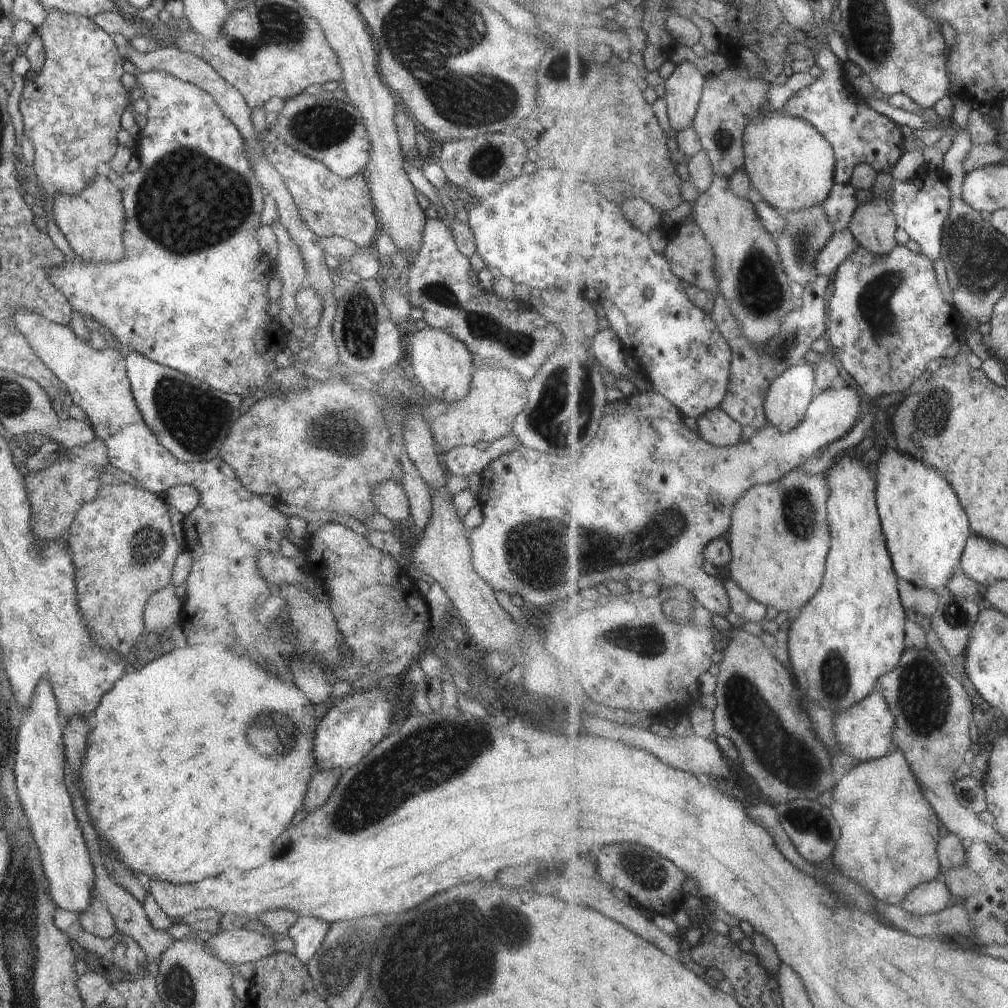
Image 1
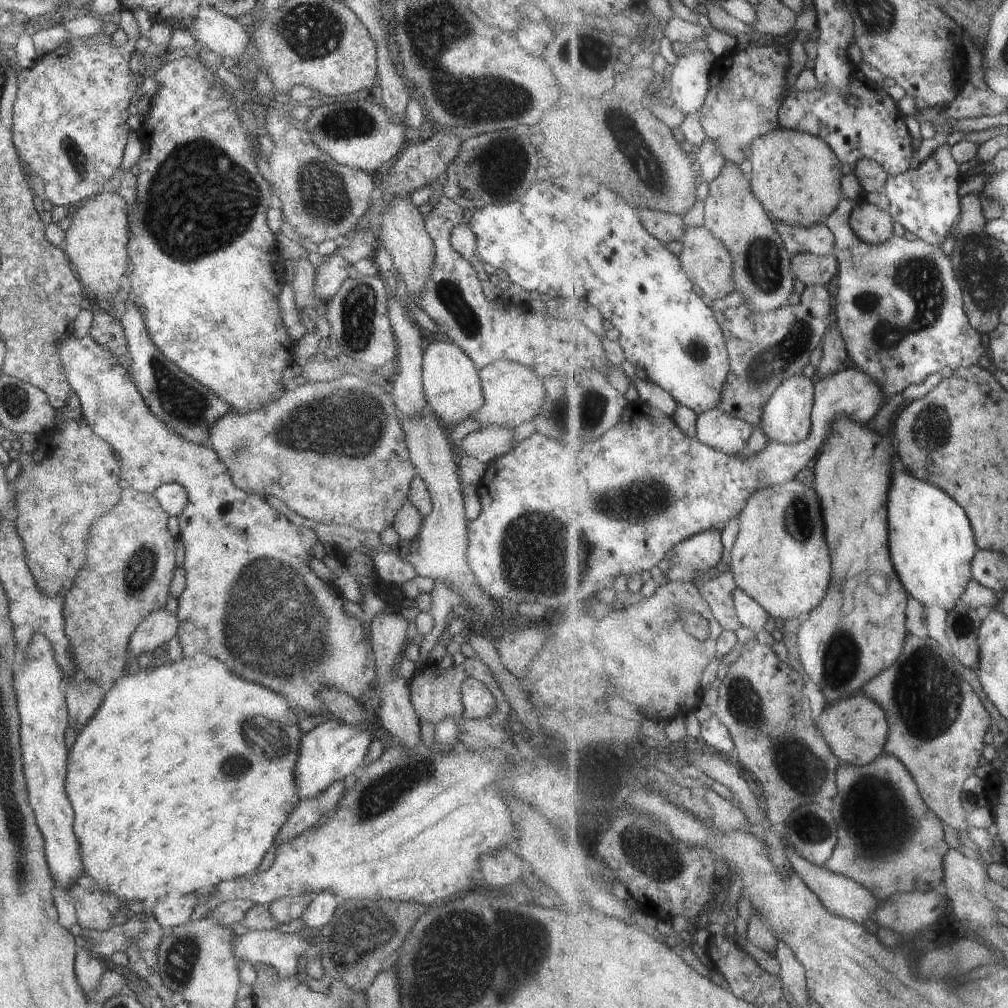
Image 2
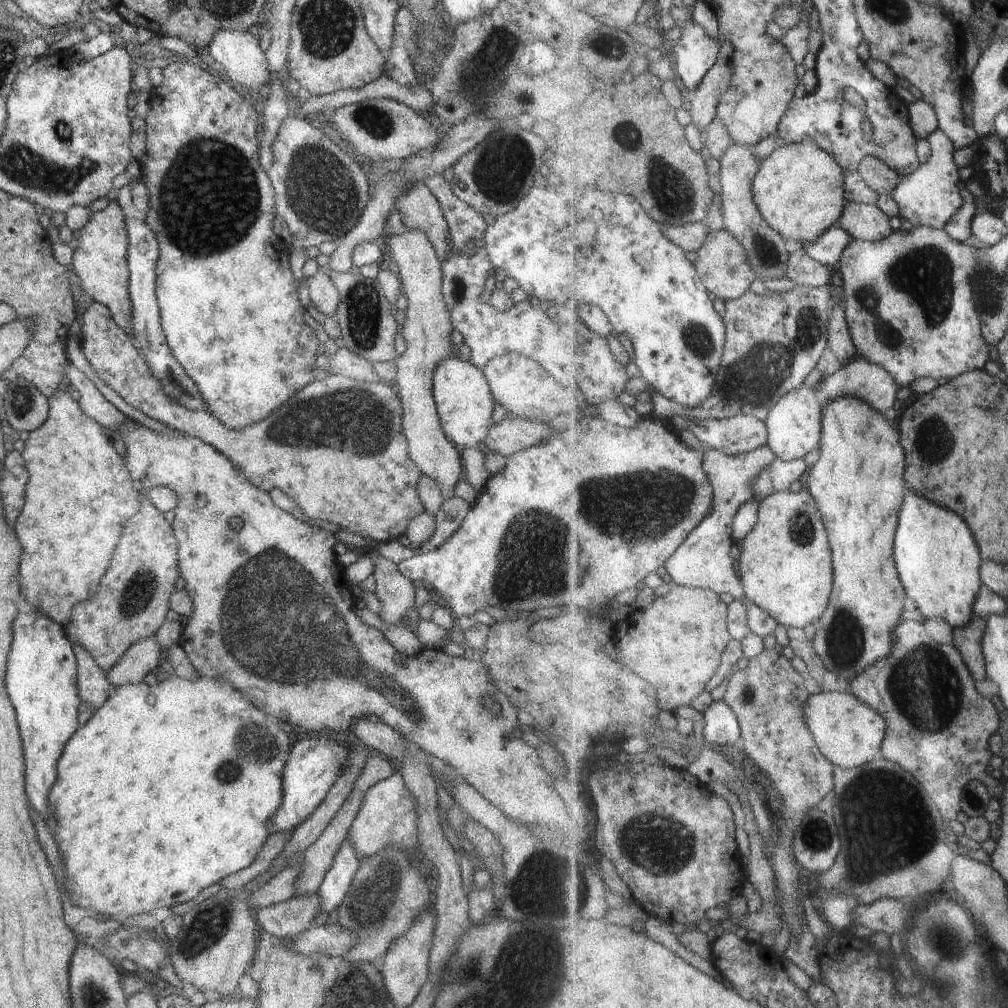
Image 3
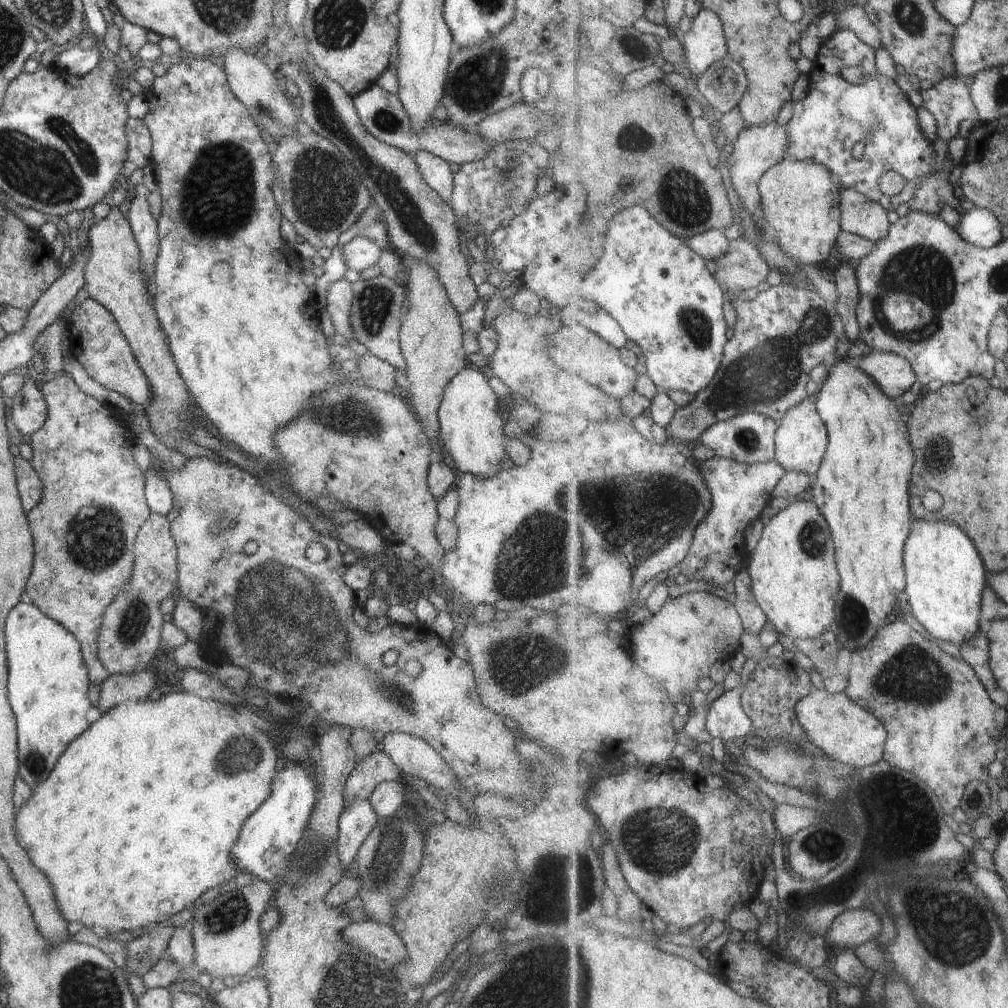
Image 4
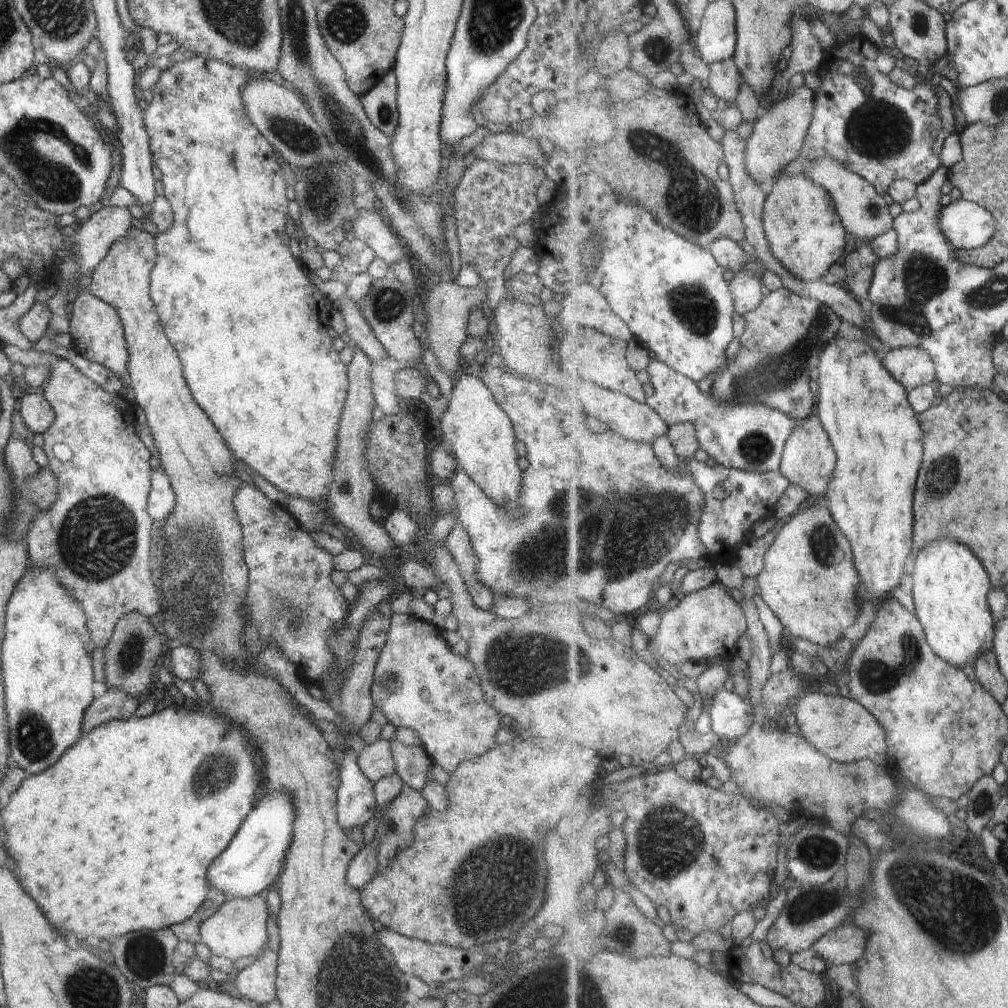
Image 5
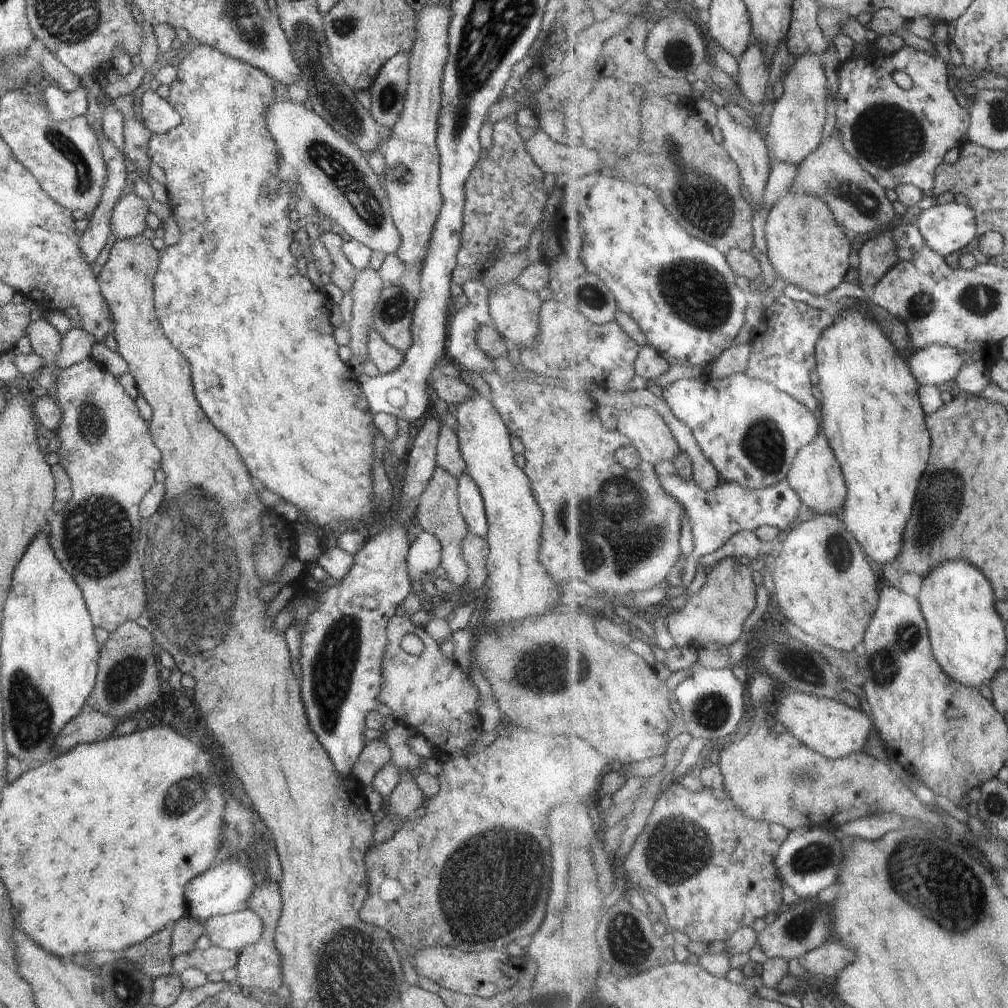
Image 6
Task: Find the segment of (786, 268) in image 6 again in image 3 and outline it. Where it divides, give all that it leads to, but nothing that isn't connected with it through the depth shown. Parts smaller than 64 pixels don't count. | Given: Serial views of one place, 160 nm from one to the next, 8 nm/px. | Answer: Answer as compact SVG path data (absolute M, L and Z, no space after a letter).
M816 143L782 144L764 162L753 182L758 206L792 246L817 243L831 228L840 224L848 207L846 175L842 165Z

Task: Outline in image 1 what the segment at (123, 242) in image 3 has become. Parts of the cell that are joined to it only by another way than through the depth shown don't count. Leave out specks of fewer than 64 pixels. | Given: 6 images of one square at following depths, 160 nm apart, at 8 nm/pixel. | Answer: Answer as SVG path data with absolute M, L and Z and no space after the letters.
M98 174L80 194L71 197L56 193L49 201L55 223L80 261L88 265L101 265L119 263L124 258L123 234L126 217L123 194L117 183Z

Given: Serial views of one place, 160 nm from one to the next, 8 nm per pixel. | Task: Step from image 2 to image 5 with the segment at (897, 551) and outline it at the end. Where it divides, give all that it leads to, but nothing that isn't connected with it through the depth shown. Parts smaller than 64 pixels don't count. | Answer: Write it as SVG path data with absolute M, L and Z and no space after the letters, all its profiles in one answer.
M940 540L930 544L920 554L918 566L914 571L914 602L916 604L917 615L921 618L922 624L930 636L930 644L936 652L942 654L948 662L954 666L976 666L976 660L985 653L995 650L997 640L997 620L993 615L993 610L988 604L988 596L992 592L992 580L984 564L978 560L978 556L968 548L952 540Z

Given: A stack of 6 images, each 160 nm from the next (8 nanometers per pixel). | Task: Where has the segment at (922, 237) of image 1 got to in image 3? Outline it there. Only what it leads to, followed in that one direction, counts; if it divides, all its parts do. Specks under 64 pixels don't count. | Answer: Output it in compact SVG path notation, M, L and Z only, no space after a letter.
M938 129L926 139L931 145L931 157L913 175L903 176L903 182L892 197L899 205L900 216L907 218L915 227L926 225L946 229L948 221L966 204L960 190L962 163L956 160L958 148L944 129Z

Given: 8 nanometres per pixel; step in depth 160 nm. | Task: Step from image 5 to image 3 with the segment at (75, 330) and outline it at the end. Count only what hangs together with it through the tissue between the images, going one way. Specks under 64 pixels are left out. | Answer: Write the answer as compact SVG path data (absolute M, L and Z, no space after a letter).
M94 301L81 314L80 350L90 366L120 398L146 416L167 424L219 450L256 487L264 492L278 488L292 498L310 518L328 520L342 530L372 541L389 542L405 535L409 522L426 512L418 496L417 486L422 472L409 458L409 444L402 428L402 407L394 385L383 380L363 383L344 375L328 375L306 385L288 401L273 410L270 416L242 430L230 430L208 411L191 411L183 404L171 401L163 393L160 381L138 352L134 338L127 335L111 317L110 311Z

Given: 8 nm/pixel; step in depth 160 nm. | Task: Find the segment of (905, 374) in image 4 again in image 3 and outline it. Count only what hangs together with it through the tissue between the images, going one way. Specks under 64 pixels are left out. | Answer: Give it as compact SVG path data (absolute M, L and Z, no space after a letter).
M860 357L856 360L851 360L836 371L833 375L824 375L824 382L818 385L818 391L824 405L827 405L830 400L838 398L838 396L858 396L864 400L870 400L870 404L874 404L874 408L878 408L880 412L888 412L896 402L898 402L898 394L903 387L901 382L882 365L876 364L874 361Z

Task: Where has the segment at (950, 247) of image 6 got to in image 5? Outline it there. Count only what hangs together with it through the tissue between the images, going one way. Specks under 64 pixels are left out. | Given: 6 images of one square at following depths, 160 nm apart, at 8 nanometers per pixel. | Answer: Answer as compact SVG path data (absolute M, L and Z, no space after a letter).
M964 199L945 203L939 222L956 249L977 250L993 239L997 229L993 212L978 202Z

